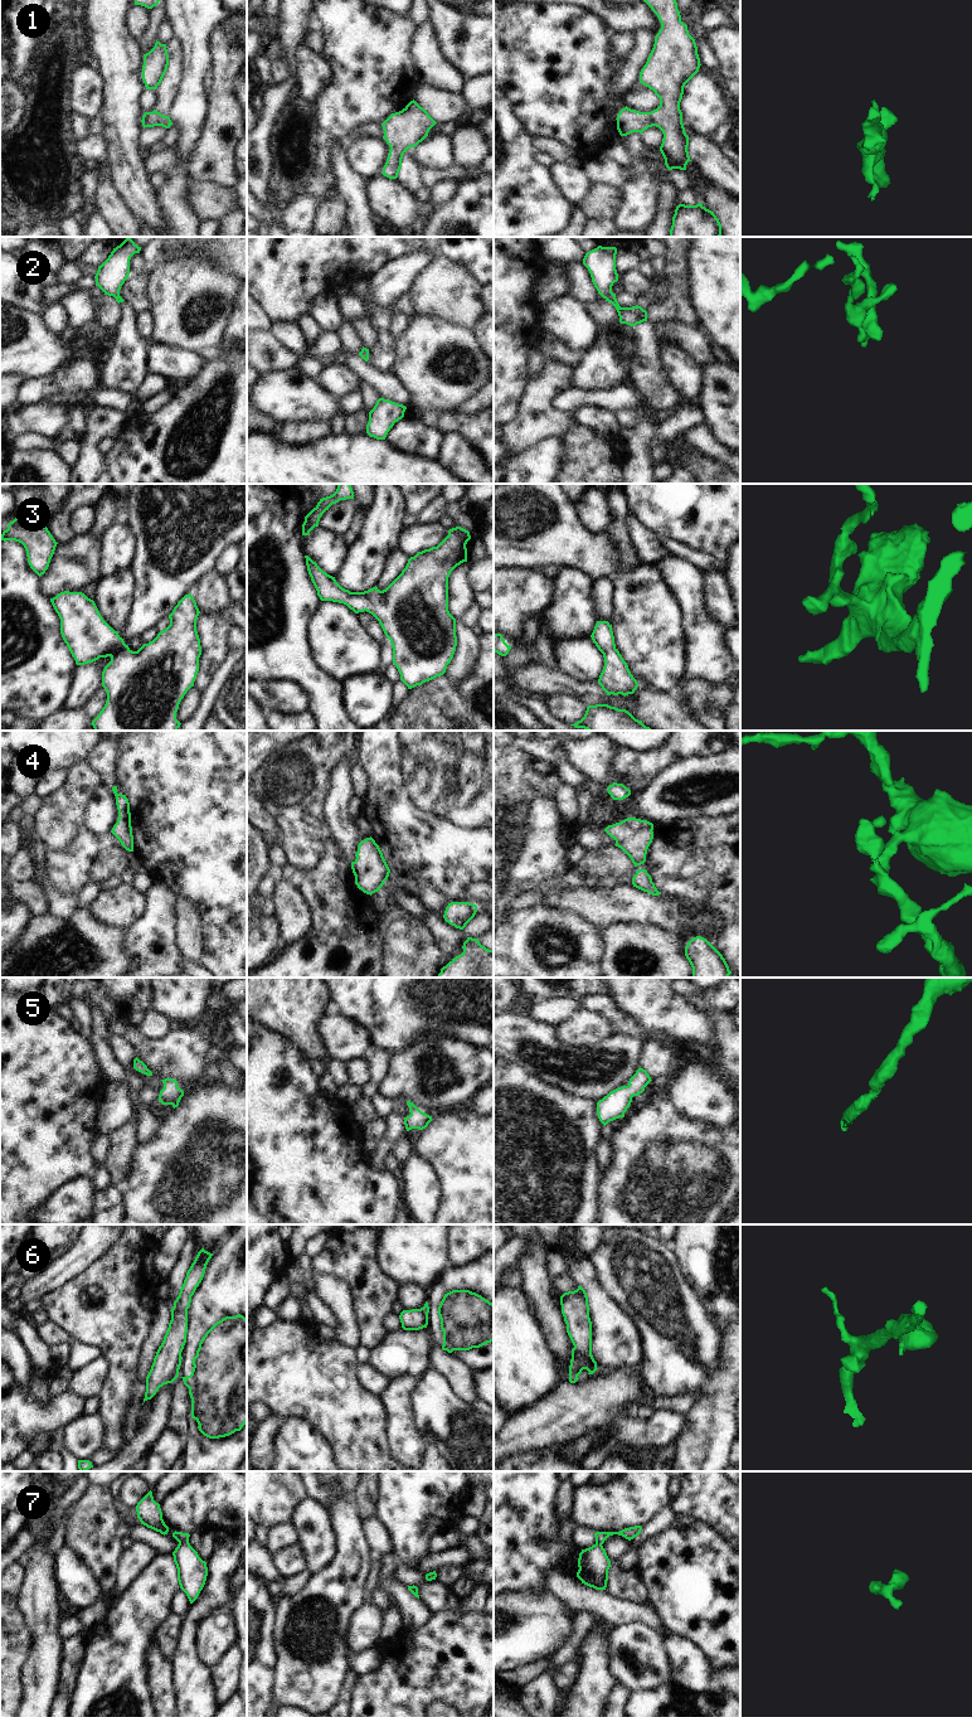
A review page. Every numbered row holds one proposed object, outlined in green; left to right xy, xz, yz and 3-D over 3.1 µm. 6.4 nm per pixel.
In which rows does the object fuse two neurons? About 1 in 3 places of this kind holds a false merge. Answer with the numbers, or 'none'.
6.

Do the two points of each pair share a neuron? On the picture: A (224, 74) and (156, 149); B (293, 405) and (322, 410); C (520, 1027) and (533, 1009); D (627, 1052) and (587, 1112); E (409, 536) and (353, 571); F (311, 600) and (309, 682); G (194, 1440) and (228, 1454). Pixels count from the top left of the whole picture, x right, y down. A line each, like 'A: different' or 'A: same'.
A: different
B: same
C: different
D: different
E: different
F: same
G: same

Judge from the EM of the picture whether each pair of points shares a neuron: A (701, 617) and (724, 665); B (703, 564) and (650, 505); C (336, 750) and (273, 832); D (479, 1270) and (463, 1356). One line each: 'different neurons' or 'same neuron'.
A: same neuron
B: different neurons
C: different neurons
D: same neuron

